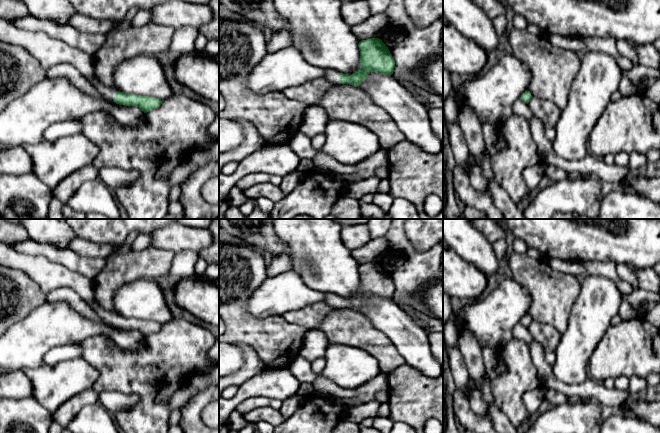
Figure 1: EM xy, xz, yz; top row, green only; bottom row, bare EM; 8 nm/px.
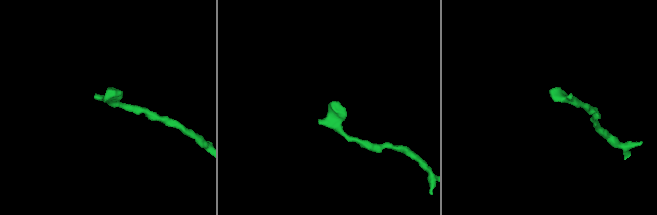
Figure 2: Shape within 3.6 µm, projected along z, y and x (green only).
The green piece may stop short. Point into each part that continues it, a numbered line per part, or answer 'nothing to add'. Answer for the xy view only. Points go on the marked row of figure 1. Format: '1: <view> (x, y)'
1: xy (49, 51)

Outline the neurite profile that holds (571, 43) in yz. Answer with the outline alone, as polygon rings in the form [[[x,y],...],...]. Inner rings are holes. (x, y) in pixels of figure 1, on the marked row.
[[[550,34],[547,35],[547,37],[554,47],[573,51],[580,55],[588,51],[582,38],[577,36],[561,36],[558,34]]]

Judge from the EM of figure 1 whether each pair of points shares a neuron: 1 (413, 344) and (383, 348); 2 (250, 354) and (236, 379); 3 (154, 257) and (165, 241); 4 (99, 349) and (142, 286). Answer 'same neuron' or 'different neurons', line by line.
1: different neurons
2: same neuron
3: different neurons
4: different neurons

